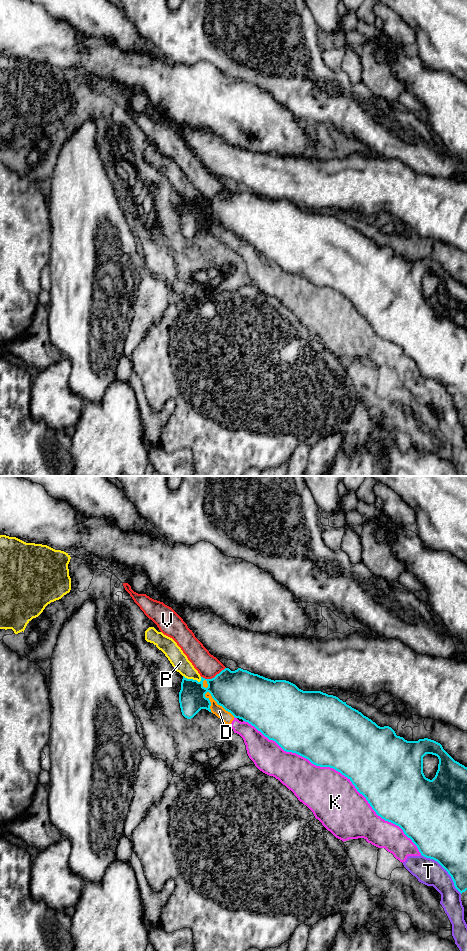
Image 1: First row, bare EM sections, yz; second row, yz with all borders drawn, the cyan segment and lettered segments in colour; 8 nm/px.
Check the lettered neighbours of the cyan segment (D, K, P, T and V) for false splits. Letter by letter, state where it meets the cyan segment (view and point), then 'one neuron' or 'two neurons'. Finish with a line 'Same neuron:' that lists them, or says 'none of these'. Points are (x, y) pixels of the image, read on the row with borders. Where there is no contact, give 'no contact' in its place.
D: contact yz (218, 704); two neurons
K: contact yz (338, 771); two neurons
P: contact yz (192, 679); two neurons
T: contact yz (445, 869); two neurons
V: contact yz (214, 677); two neurons
Same neuron: none of these

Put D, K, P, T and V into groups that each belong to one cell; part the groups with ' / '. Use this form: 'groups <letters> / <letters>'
groups D K P T / V

